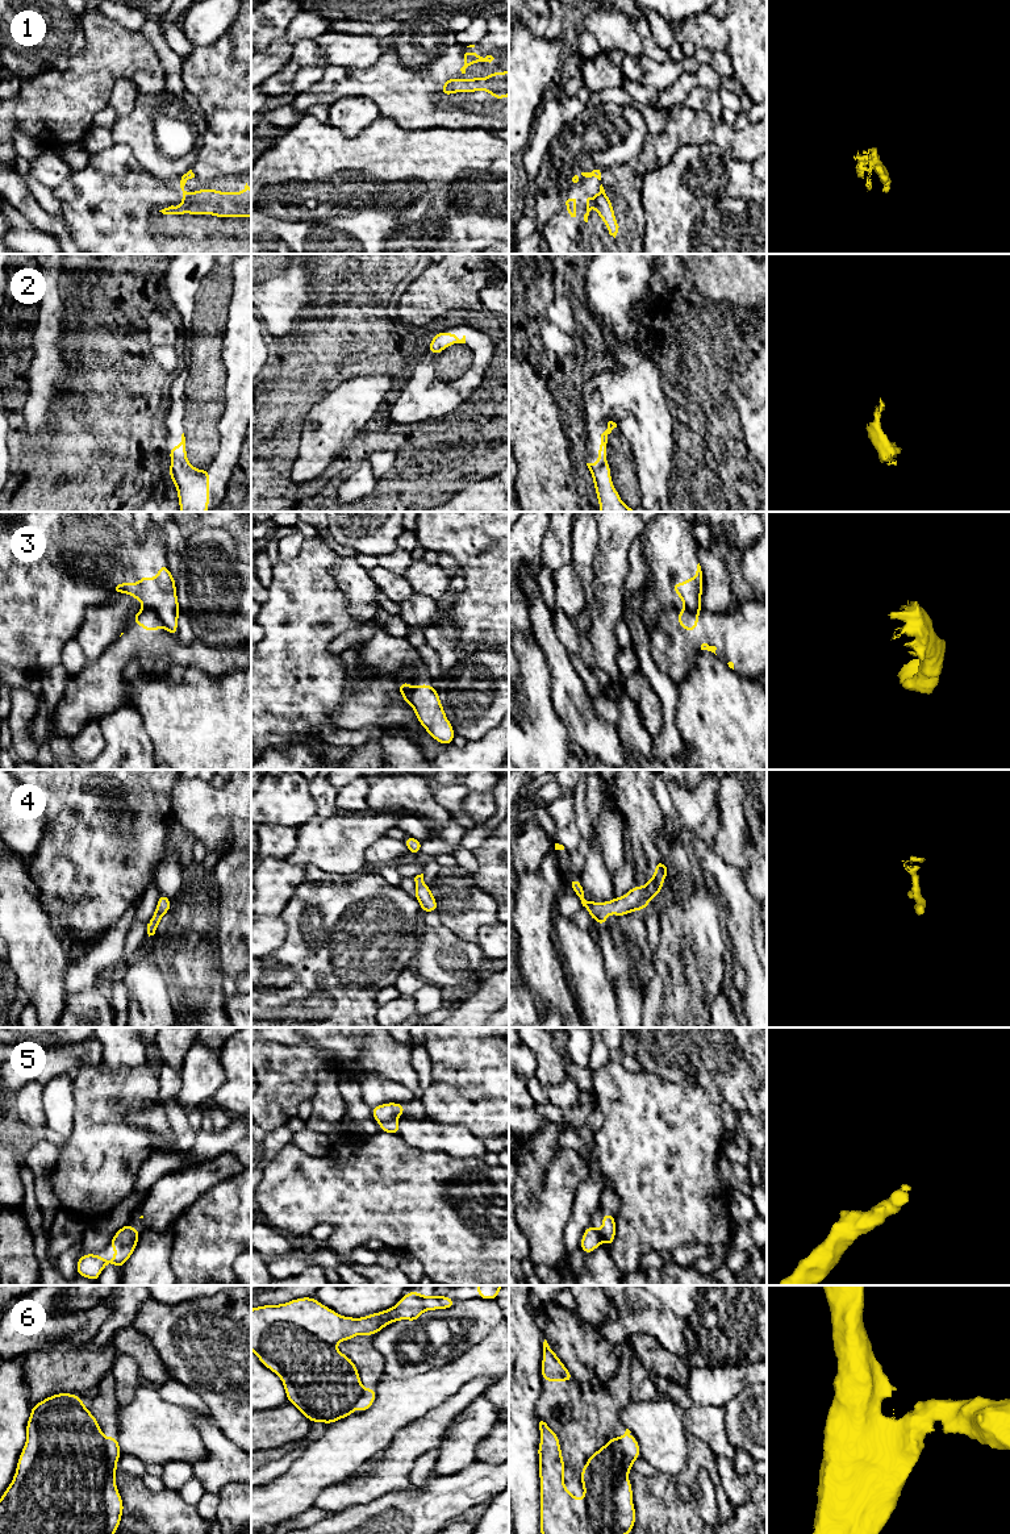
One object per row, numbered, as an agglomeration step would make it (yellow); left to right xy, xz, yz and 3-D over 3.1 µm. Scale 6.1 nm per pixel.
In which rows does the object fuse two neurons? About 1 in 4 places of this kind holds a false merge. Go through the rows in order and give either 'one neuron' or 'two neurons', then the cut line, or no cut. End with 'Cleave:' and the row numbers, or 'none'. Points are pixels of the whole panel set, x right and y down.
1: one neuron | no cut
2: one neuron | no cut
3: two neurons | xy (144, 607), (150, 608), (165, 626)
4: one neuron | no cut
5: one neuron | no cut
6: one neuron | no cut
Cleave: 3

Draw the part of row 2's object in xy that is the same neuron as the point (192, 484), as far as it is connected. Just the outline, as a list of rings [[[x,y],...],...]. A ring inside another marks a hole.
[[[185,437],[181,442],[168,450],[170,479],[174,482],[180,512],[206,512],[209,508],[209,468],[197,470],[187,458]]]

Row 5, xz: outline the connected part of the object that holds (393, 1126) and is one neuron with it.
[[[387,1102],[371,1108],[372,1118],[379,1122],[381,1133],[400,1133],[400,1124],[397,1118],[405,1113],[405,1105],[398,1102]]]

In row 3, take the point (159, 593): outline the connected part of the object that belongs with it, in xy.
[[[164,563],[159,564],[158,575],[154,579],[142,575],[139,583],[116,583],[113,593],[128,593],[139,600],[143,608],[153,609],[162,618],[167,633],[178,634],[178,617],[181,612],[175,578]]]

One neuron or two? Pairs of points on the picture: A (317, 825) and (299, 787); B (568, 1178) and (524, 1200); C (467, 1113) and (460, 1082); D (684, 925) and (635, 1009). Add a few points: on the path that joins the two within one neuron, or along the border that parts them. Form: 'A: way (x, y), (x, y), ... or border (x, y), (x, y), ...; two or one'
A: border (316, 813), (297, 828); two
B: border (547, 1167), (542, 1187), (522, 1207); two
C: way (467, 1105), (467, 1089); one
D: border (642, 995), (643, 1013); two

